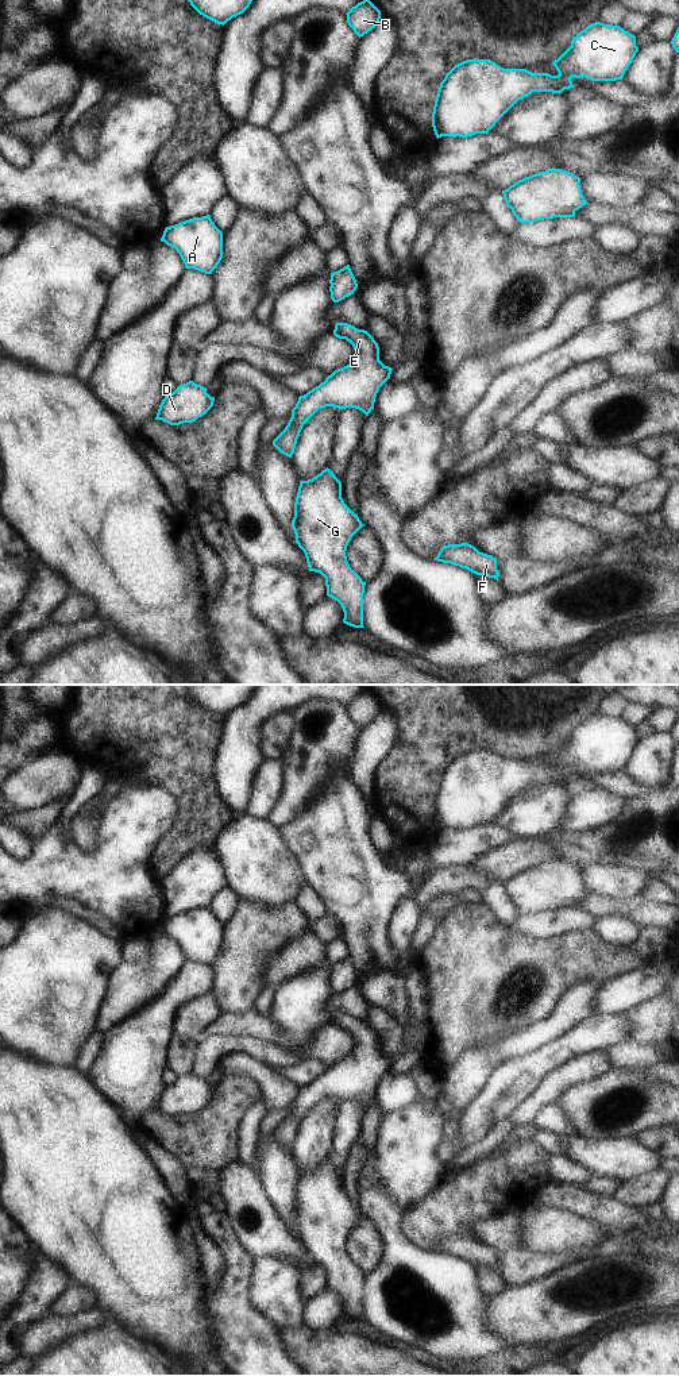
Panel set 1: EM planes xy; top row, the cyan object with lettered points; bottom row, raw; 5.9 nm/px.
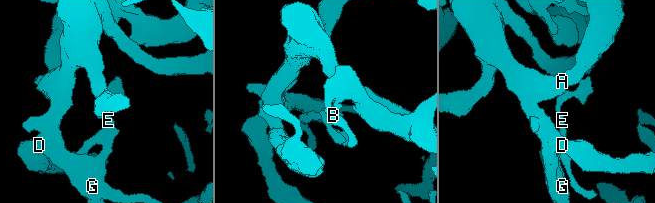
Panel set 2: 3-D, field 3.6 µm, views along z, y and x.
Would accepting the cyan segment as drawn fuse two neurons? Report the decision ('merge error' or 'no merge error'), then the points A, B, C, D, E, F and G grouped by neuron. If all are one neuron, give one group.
no merge error; A B C D E F G

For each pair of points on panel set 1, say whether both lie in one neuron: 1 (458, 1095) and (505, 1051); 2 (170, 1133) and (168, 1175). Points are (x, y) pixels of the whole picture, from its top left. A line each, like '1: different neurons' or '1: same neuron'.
1: same neuron
2: different neurons

